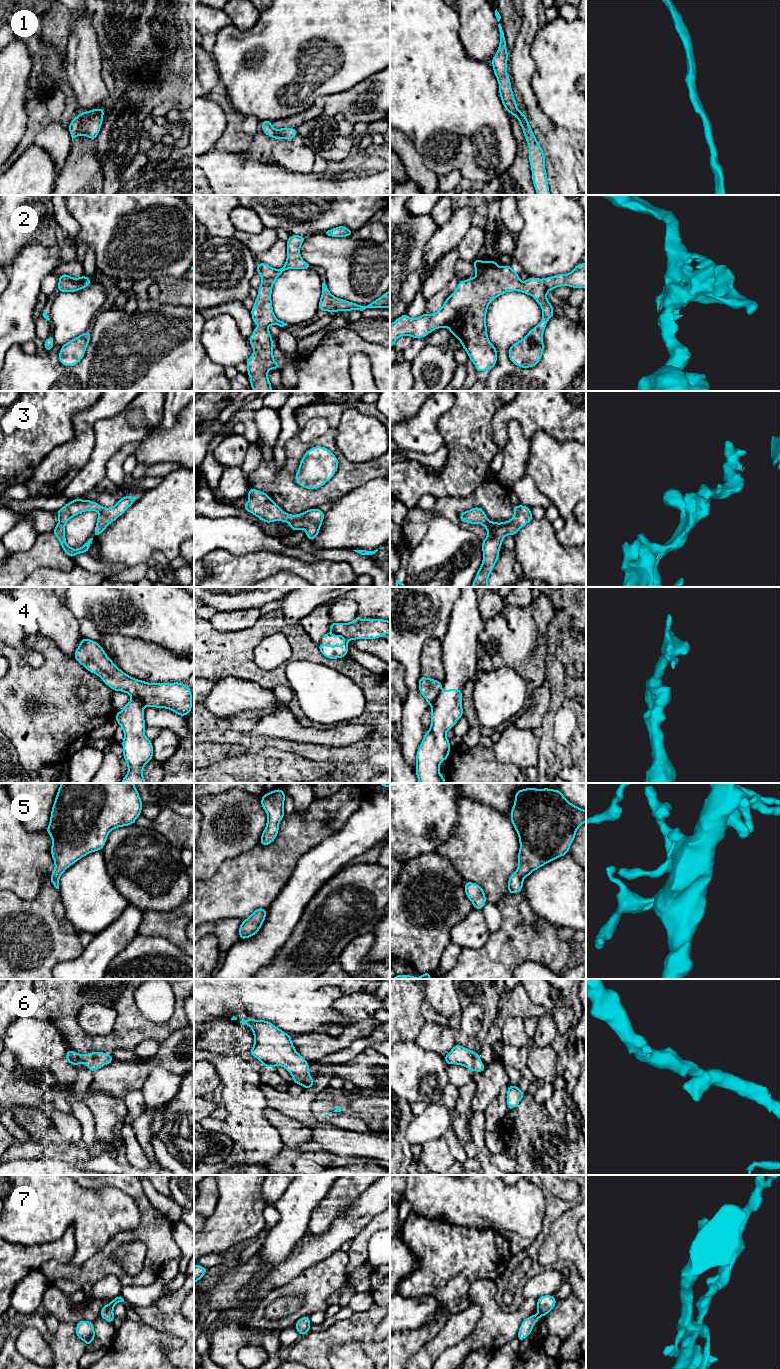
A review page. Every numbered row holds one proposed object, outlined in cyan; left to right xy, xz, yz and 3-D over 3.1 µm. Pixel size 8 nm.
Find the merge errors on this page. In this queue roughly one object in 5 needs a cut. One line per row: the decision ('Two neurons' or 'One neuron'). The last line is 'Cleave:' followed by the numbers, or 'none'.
1: One neuron
2: One neuron
3: One neuron
4: Two neurons
5: One neuron
6: One neuron
7: One neuron
Cleave: 4

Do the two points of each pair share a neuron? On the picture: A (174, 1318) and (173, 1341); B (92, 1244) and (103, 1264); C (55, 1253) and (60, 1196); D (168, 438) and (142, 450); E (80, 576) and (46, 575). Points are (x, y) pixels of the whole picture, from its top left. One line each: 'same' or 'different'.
A: different
B: different
C: different
D: same
E: same

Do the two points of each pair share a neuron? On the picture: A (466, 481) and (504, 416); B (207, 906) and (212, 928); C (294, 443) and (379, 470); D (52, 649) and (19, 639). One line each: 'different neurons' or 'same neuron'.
A: different neurons
B: different neurons
C: same neuron
D: different neurons

